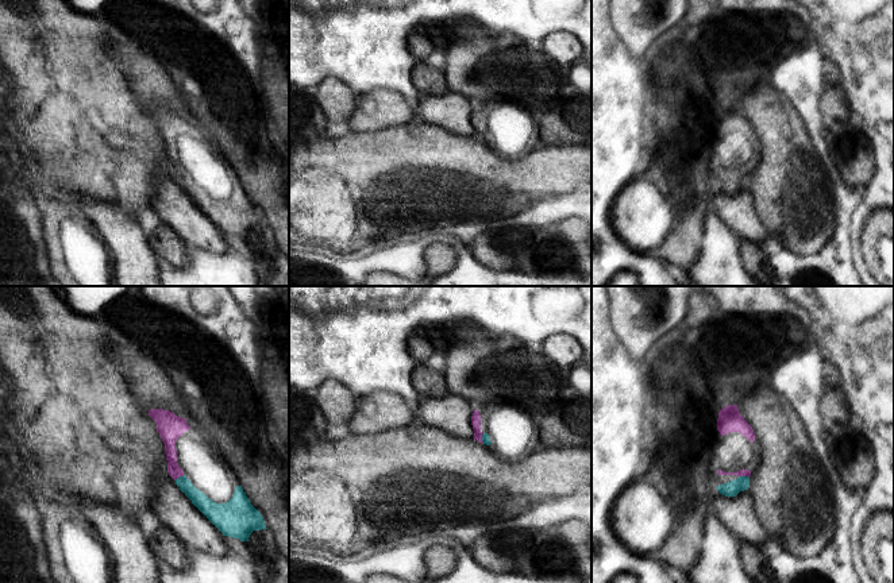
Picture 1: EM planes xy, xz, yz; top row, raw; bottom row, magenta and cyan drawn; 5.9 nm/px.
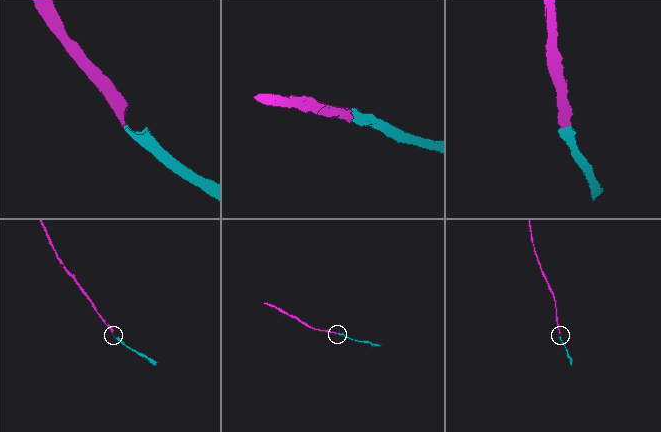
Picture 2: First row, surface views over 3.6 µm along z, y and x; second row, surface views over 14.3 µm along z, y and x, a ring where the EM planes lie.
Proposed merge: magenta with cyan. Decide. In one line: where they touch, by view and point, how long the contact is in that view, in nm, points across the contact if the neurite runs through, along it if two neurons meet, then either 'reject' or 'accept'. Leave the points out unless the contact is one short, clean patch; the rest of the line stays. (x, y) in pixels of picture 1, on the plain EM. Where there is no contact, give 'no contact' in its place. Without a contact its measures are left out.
contact yz (744, 173); length 60 nm; way yz (743, 170), (744, 173), (731, 186); accept

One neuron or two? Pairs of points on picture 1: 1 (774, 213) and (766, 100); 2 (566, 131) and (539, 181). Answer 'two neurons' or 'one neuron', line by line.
1: one neuron
2: two neurons

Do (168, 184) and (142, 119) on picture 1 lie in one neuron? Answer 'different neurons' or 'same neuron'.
different neurons

